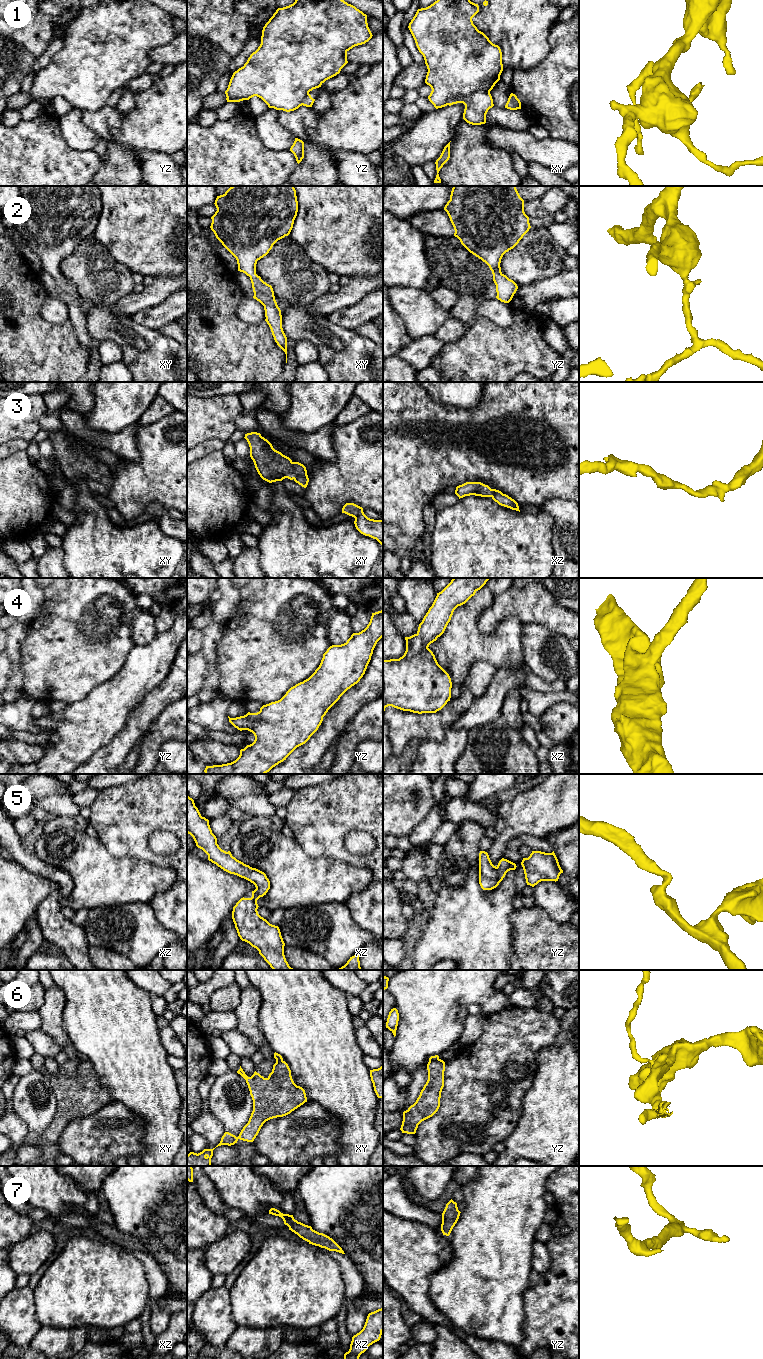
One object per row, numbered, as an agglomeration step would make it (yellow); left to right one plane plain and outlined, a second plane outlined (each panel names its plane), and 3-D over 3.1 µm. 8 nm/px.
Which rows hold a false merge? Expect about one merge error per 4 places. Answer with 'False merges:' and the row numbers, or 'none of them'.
False merges: 1, 6

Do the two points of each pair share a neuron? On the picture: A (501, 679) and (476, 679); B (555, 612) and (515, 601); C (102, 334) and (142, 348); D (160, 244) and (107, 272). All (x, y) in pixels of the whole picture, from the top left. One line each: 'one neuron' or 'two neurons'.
A: two neurons
B: one neuron
C: one neuron
D: two neurons

